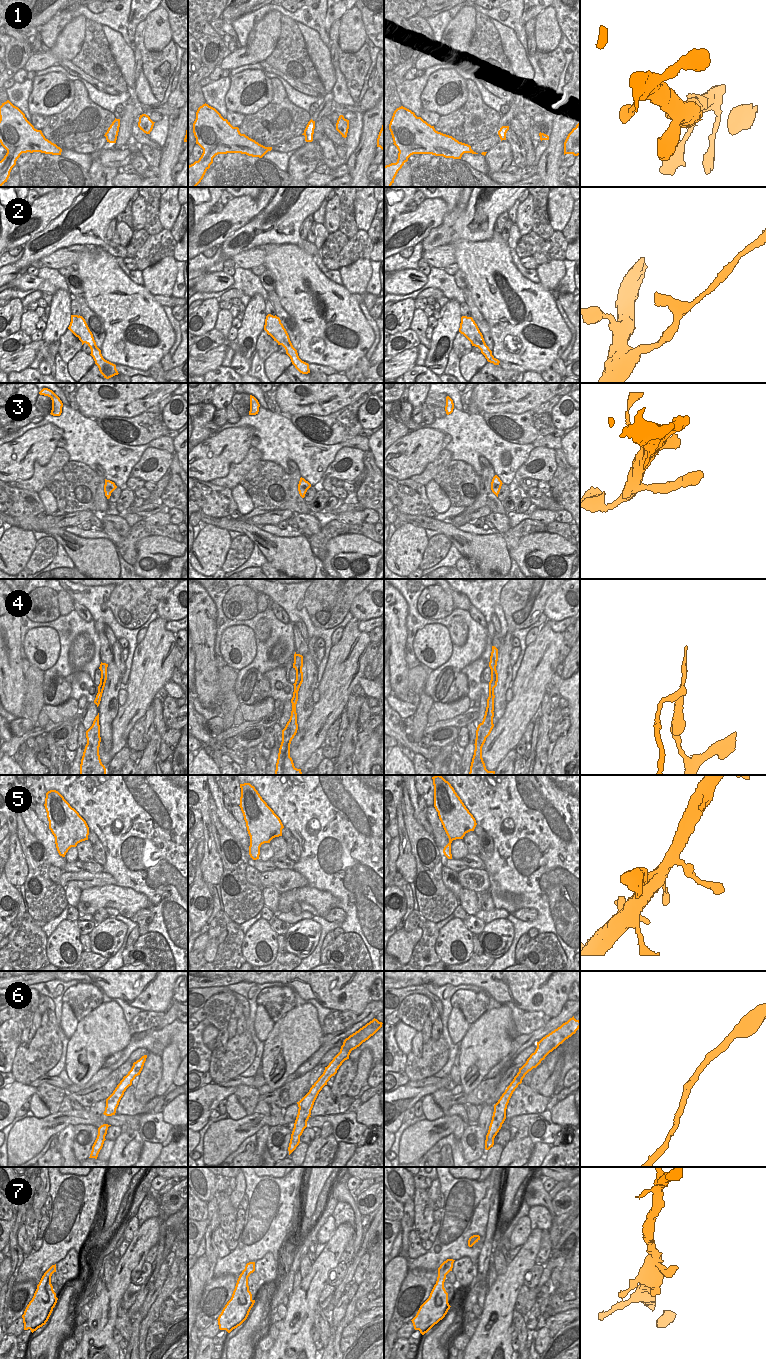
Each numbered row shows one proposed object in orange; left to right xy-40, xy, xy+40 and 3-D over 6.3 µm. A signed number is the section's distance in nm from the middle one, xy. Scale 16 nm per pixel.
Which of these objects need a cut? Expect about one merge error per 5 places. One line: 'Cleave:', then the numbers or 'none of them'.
Cleave: 4

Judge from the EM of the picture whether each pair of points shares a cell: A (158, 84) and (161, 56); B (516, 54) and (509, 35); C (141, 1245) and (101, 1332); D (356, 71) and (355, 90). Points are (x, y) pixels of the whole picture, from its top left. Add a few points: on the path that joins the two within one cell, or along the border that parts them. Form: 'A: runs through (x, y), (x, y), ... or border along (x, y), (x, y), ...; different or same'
A: runs through (153, 77), (154, 63); same
B: runs through (512, 49), (509, 40); same
C: runs through (125, 1267), (122, 1278), (108, 1297), (104, 1310); same
D: runs through (355, 76), (355, 85); same

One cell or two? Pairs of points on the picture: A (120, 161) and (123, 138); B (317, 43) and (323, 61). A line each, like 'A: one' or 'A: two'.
A: two
B: one

